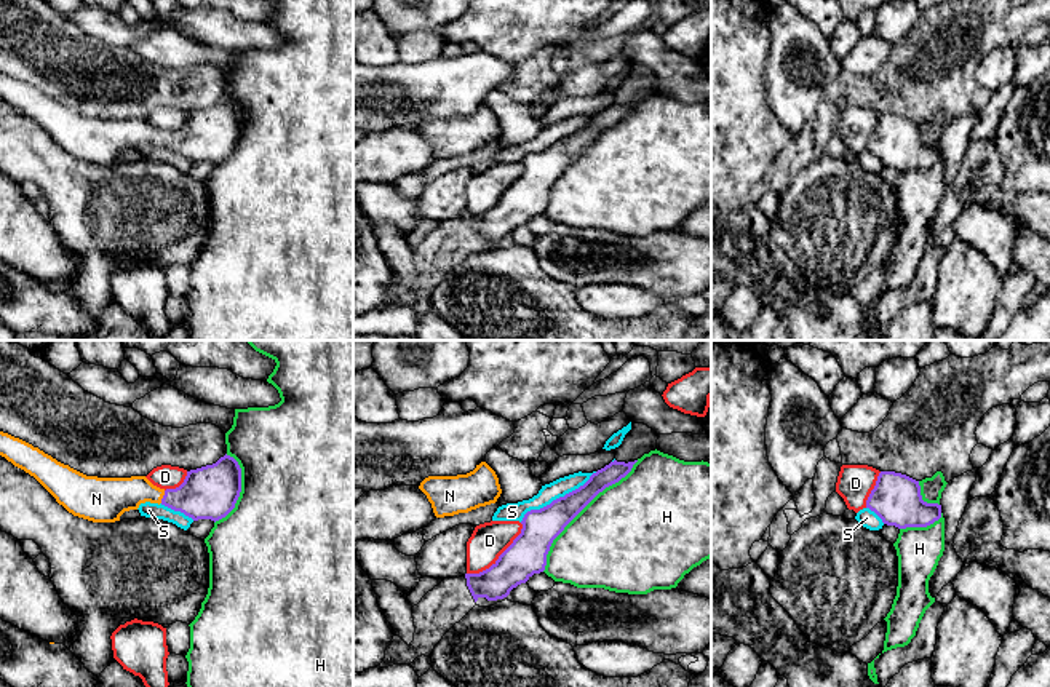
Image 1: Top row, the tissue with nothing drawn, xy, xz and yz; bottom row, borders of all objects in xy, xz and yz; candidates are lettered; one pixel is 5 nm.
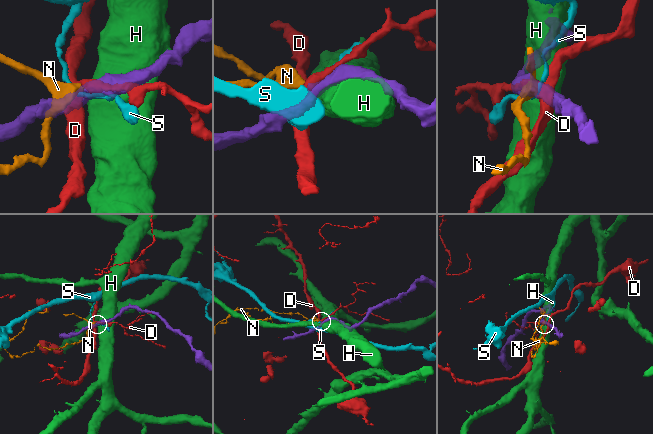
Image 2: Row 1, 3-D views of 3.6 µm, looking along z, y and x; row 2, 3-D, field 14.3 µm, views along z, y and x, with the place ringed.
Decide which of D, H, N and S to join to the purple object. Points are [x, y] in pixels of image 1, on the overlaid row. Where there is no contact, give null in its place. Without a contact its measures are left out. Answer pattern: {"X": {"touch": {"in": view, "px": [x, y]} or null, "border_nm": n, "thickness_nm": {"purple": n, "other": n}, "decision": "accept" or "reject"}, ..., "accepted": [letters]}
{"D": {"touch": {"in": "xz", "px": [499, 556]}, "border_nm": 380, "thickness_nm": {"purple": 190, "other": 180}, "decision": "reject"}, "H": {"touch": {"in": "xz", "px": [580, 510]}, "border_nm": 750, "thickness_nm": {"purple": 180, "other": 500}, "decision": "reject"}, "N": {"touch": {"in": "xy", "px": [163, 497]}, "border_nm": 70, "thickness_nm": {"purple": 280, "other": 190}, "decision": "accept"}, "S": {"touch": {"in": "xz", "px": [556, 499]}, "border_nm": 460, "thickness_nm": {"purple": 180, "other": 100}, "decision": "reject"}, "accepted": ["N"]}

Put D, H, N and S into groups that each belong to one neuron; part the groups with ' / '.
D / H / N / S

